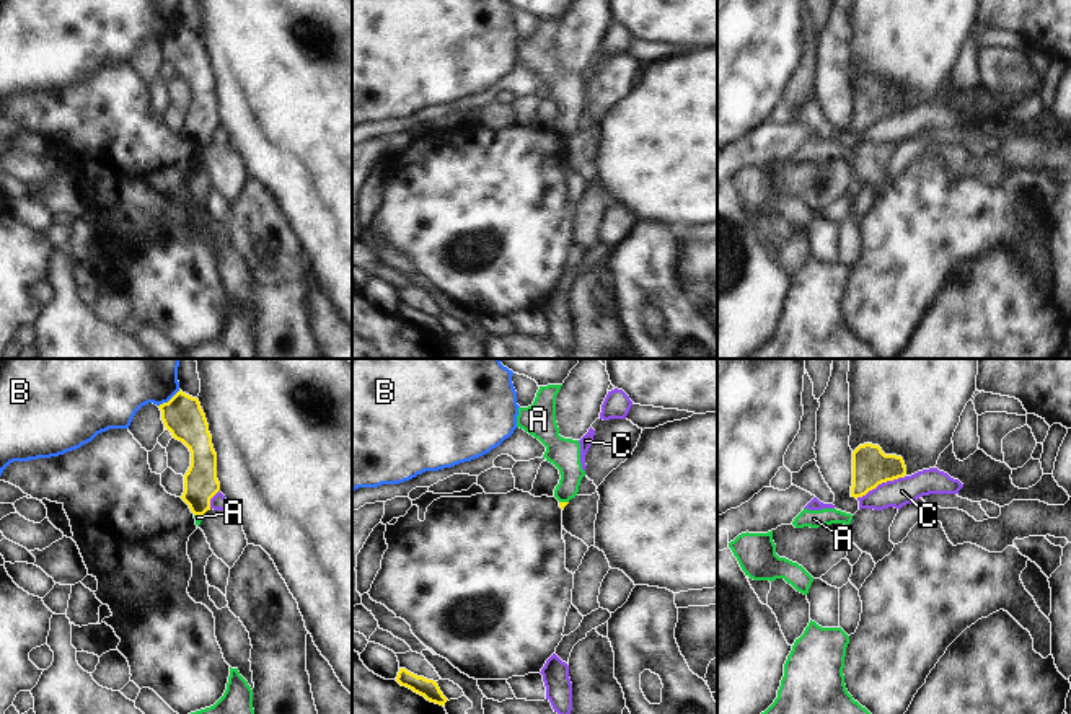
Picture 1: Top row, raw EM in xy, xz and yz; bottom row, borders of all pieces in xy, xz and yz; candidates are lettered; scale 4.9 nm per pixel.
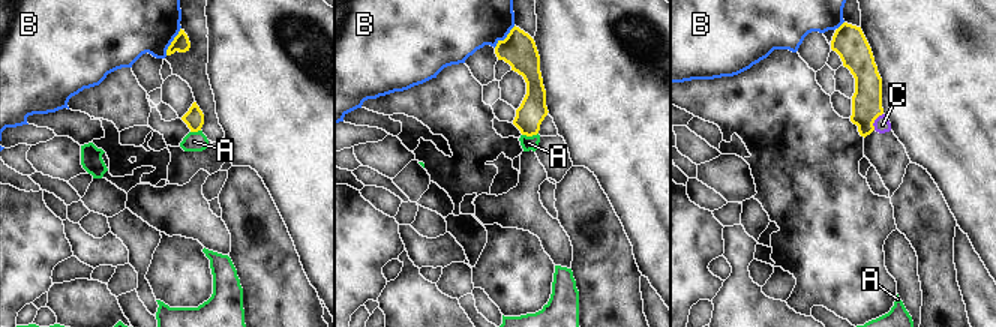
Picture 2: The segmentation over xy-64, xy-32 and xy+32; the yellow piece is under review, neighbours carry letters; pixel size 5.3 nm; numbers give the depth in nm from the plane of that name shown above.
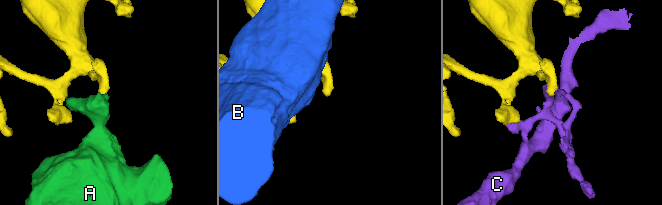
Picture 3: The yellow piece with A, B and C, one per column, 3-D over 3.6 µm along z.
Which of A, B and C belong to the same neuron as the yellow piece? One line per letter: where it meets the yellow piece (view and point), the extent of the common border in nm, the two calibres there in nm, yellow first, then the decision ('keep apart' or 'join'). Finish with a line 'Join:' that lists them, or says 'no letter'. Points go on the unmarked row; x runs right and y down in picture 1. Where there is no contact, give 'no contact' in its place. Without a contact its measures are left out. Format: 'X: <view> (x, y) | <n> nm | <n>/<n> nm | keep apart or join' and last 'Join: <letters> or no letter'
A: xz (564, 137) | 50 nm | 30/160 nm | keep apart
B: xy (170, 35) | 140 nm | 200/260 nm | keep apart
C: yz (879, 118) | 260 nm | 190/140 nm | keep apart
Join: no letter

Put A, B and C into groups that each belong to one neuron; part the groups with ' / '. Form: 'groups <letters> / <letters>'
groups A / B / C

